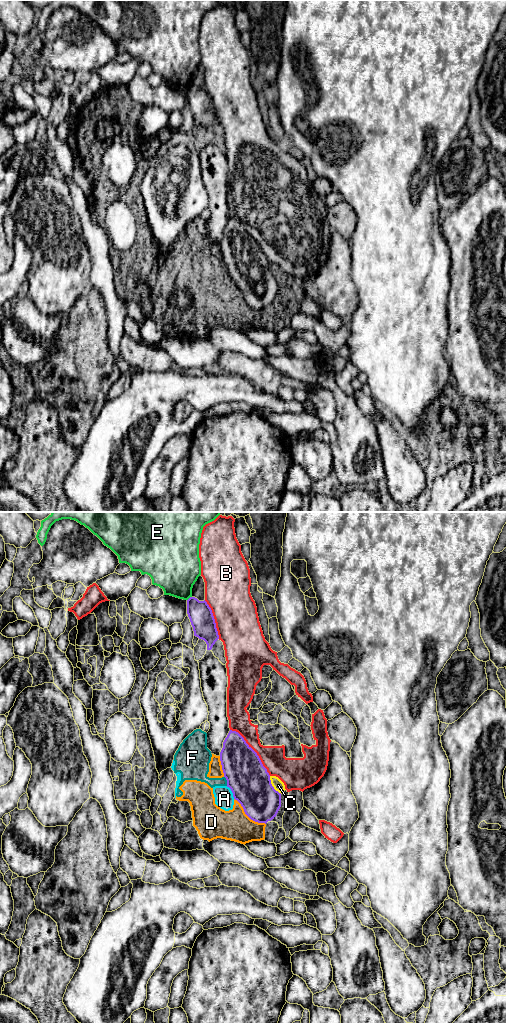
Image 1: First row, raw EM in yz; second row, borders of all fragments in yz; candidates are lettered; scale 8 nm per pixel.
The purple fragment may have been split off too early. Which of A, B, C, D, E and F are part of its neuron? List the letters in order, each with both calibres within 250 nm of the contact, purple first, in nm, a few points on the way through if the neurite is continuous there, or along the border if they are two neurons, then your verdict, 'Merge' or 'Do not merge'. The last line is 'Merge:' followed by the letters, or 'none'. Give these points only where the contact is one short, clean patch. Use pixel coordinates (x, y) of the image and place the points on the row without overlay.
A: Thickness 320 nm (purple) against 150 nm. Boundary: yz (226, 274), (230, 277), (234, 286). Do not merge
B: Thickness 320 nm (purple) against 190 nm. Do not merge
C: Thickness 320 nm (purple) against 90 nm. Boundary: yz (269, 264), (271, 273), (281, 281). Do not merge
D: Thickness 320 nm (purple) against 240 nm. Do not merge
E: Thickness 190 nm (purple) against 360 nm. Do not merge
F: Thickness 320 nm (purple) against 160 nm. Boundary: yz (224, 264), (227, 273). Do not merge
Merge: none

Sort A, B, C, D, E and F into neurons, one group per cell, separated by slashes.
A C D F / B / E

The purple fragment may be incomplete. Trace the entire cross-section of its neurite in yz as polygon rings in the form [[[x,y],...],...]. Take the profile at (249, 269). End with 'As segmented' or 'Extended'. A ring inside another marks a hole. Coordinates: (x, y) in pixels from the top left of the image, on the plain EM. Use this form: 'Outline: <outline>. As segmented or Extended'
Outline: [[[229,219],[223,230],[220,249],[227,275],[231,277],[234,287],[241,292],[245,302],[258,311],[266,312],[274,307],[281,295],[281,281],[272,274],[270,263],[257,241],[238,220]]]. As segmented

